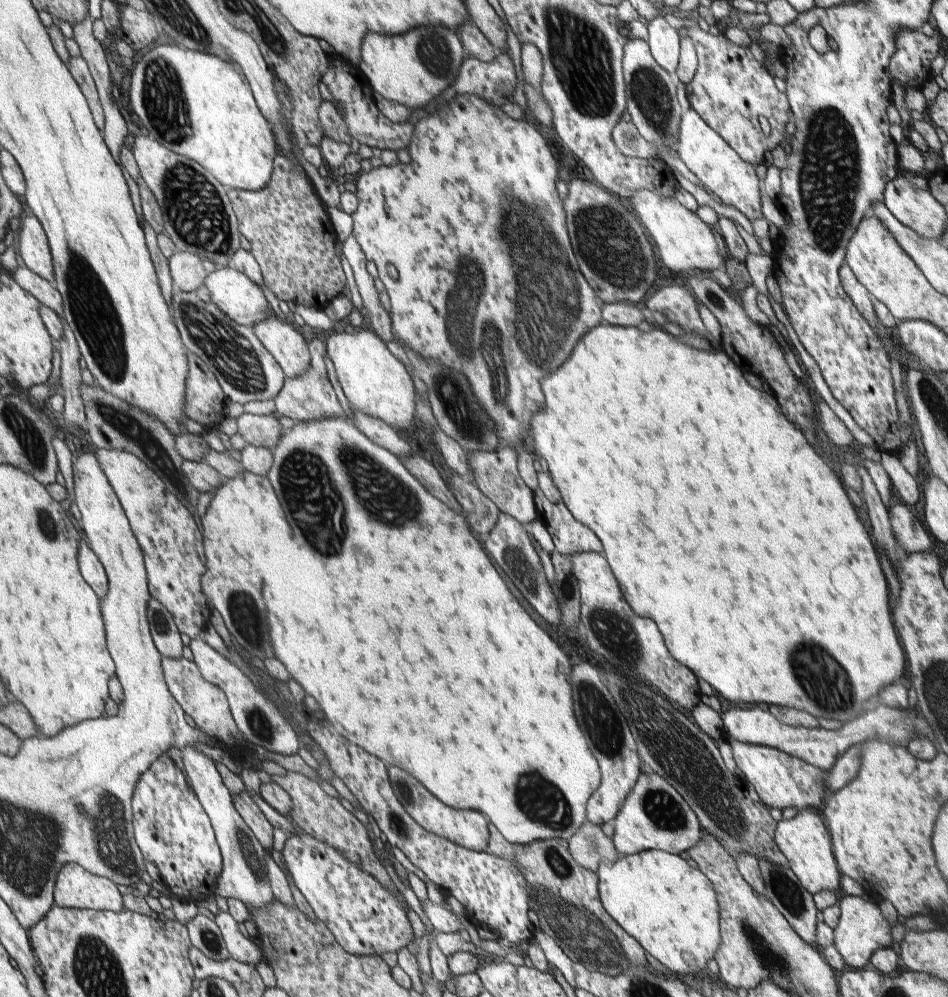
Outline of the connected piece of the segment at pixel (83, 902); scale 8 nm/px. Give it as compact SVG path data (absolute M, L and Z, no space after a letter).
M66 863L55 882L54 905L97 911L122 910L122 896L115 881L96 876L78 863Z

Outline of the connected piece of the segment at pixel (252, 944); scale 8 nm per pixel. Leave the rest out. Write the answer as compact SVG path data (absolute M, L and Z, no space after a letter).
M220 911L216 915L216 924L220 927L230 958L241 963L256 966L263 959L263 954L255 940L249 940L240 932L240 923L228 912Z

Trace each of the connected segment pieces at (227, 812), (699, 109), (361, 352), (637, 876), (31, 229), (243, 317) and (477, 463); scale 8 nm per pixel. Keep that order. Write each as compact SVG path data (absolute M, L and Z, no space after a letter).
M196 745L186 747L182 750L182 754L186 772L192 781L193 791L203 801L207 815L211 816L211 824L215 827L220 848L223 849L224 870L220 875L219 887L215 895L241 900L252 909L265 909L275 900L275 894L267 875L266 850L263 844L252 832L247 821L238 814L232 800L233 796L225 787L216 762L211 757L198 752Z
M700 27L677 31L681 38L688 35L694 41L699 58L696 74L686 85L692 108L742 160L753 165L765 163L767 150L774 150L785 138L790 140L786 132L791 113L787 94L776 87L773 77L748 47L733 43L724 34L704 32Z
M364 326L359 328L356 334L334 331L328 332L324 338L327 355L334 364L338 380L350 406L383 420L397 431L408 430L414 424L417 407L414 384L404 364L392 356L392 352L382 342L382 337L378 336L372 328Z
M661 850L642 851L620 856L613 863L600 863L599 897L607 913L635 938L648 954L652 954L668 970L677 974L700 974L715 958L721 943L720 907L710 879L702 874L686 856Z
M30 213L25 214L20 221L20 234L15 242L18 251L32 272L54 285L54 257L51 255L50 241L43 224Z
M233 266L216 268L208 274L204 286L212 293L217 307L239 325L253 327L272 314L261 285Z
M503 444L492 452L474 451L466 454L475 485L480 489L480 492L496 504L501 514L508 514L521 523L531 524L538 515L535 493L531 488L528 488L519 472L519 455L513 447Z

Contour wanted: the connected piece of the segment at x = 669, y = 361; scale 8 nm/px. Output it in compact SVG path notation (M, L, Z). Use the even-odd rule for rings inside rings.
M602 322L598 327L592 327L576 344L574 350L576 356L572 354L567 360L568 364L564 363L564 368L557 369L560 372L554 372L552 376L548 376L548 380L544 380L543 392L548 392L548 408L544 408L544 412L540 412L540 416L534 416L536 420L531 419L531 427L528 430L530 434L529 449L536 458L546 459L549 473L561 492L563 503L571 509L576 520L579 520L580 524L585 524L588 528L591 528L592 532L595 532L601 543L604 544L602 553L607 557L608 564L612 567L614 576L618 579L624 598L638 616L652 619L658 625L667 649L679 663L687 666L697 678L706 680L722 698L726 698L726 700L730 700L730 702L737 705L760 702L760 704L767 704L769 707L774 705L793 708L797 711L806 711L817 719L832 719L833 721L840 721L842 724L854 720L864 714L870 706L881 705L882 688L885 689L888 684L896 682L904 674L904 668L906 668L905 650L902 644L898 642L898 636L896 636L896 630L894 630L894 624L892 624L892 598L886 577L884 577L880 567L876 544L868 535L868 531L862 525L858 515L856 515L857 509L849 501L841 478L836 475L832 467L806 440L804 433L788 420L775 395L752 387L742 375L743 370L736 360L729 357L724 350L700 350L693 346L681 344L677 339L674 335L654 325L641 329L609 325Z

